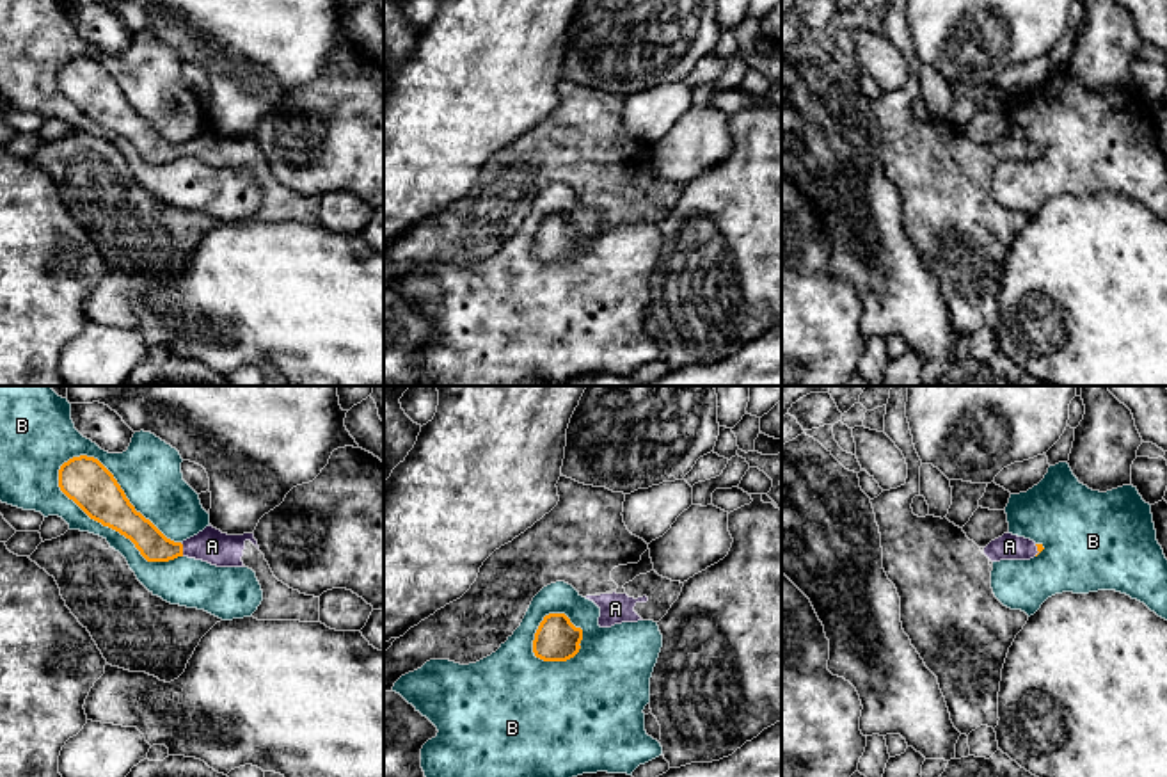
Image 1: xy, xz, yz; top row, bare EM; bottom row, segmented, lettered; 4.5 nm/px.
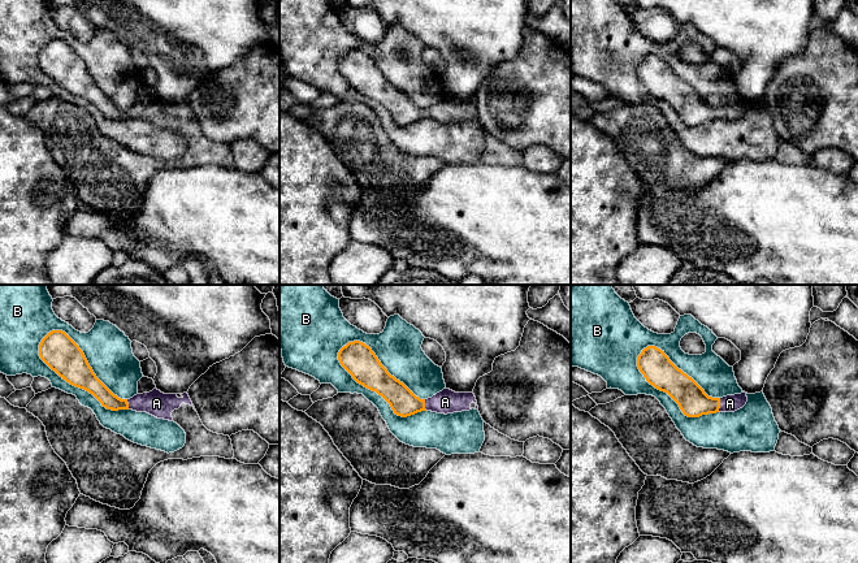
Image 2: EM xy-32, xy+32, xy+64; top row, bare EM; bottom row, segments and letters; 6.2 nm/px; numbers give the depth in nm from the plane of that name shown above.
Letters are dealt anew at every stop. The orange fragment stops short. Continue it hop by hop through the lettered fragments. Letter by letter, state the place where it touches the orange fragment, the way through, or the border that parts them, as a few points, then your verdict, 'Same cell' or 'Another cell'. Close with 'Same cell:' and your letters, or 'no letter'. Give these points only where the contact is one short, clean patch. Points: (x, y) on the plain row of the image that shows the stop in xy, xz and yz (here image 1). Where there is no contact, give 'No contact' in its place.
A: Touches orange at xy (182, 152). Path across: xy (148, 141), (162, 152), (182, 152), (212, 148). Same cell
B: Touches orange at xy (111, 128). Another cell
Same cell: A

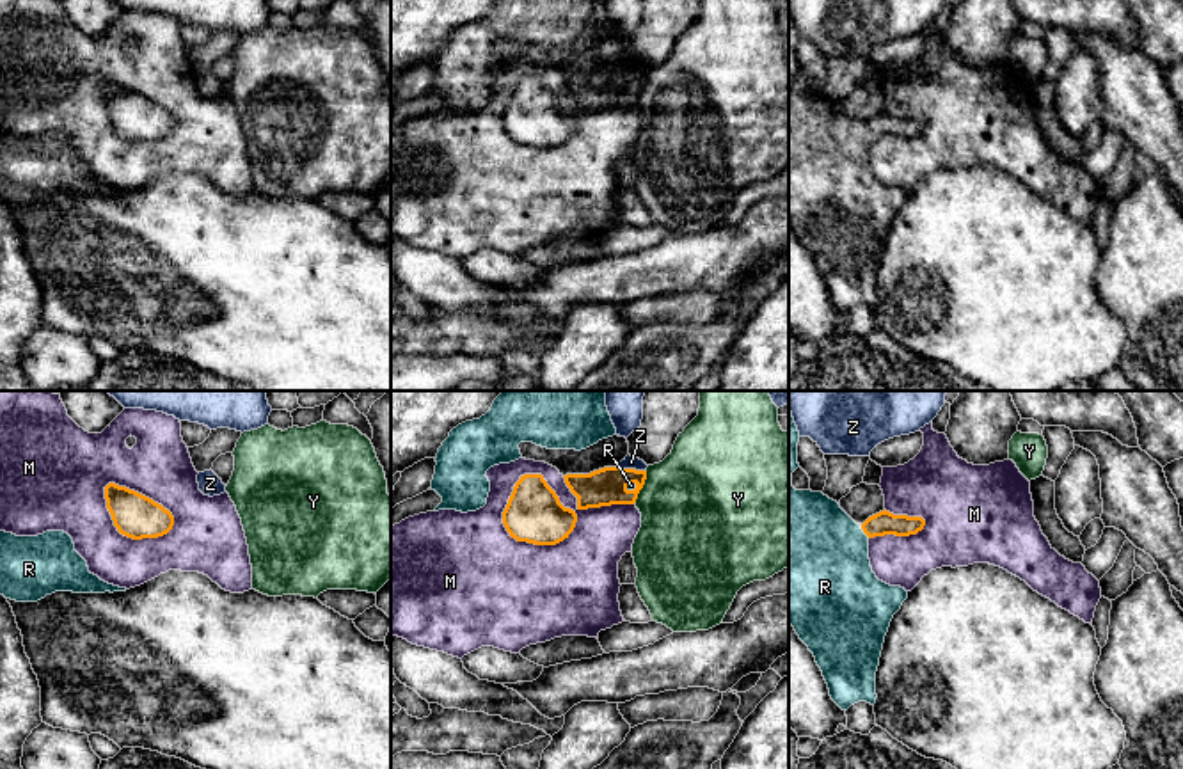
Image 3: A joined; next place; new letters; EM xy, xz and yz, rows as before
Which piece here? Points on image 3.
M: Touches orange at xz (572, 132). Another cell
R: Touches orange at yz (865, 135). Same cell
Y: Touches orange at xz (642, 89). Boundary: xz (647, 73), (645, 86), (633, 105). Another cell
Z: Touches orange at xz (631, 71). Boundary: xz (615, 68), (645, 73). Another cell
Same cell: R

